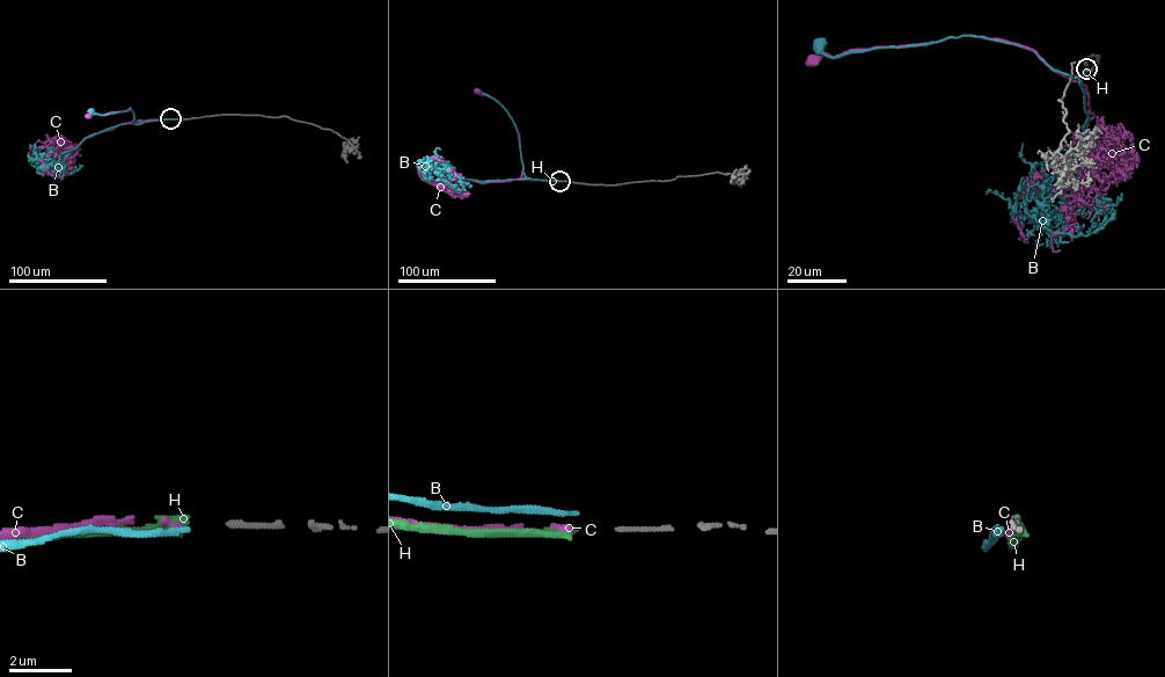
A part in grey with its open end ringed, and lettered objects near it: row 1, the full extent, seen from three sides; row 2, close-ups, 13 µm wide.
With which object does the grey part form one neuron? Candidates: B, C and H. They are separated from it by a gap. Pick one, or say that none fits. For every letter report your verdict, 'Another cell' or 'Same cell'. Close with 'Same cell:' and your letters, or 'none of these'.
B: Another cell
C: Same cell
H: Another cell
Same cell: C

